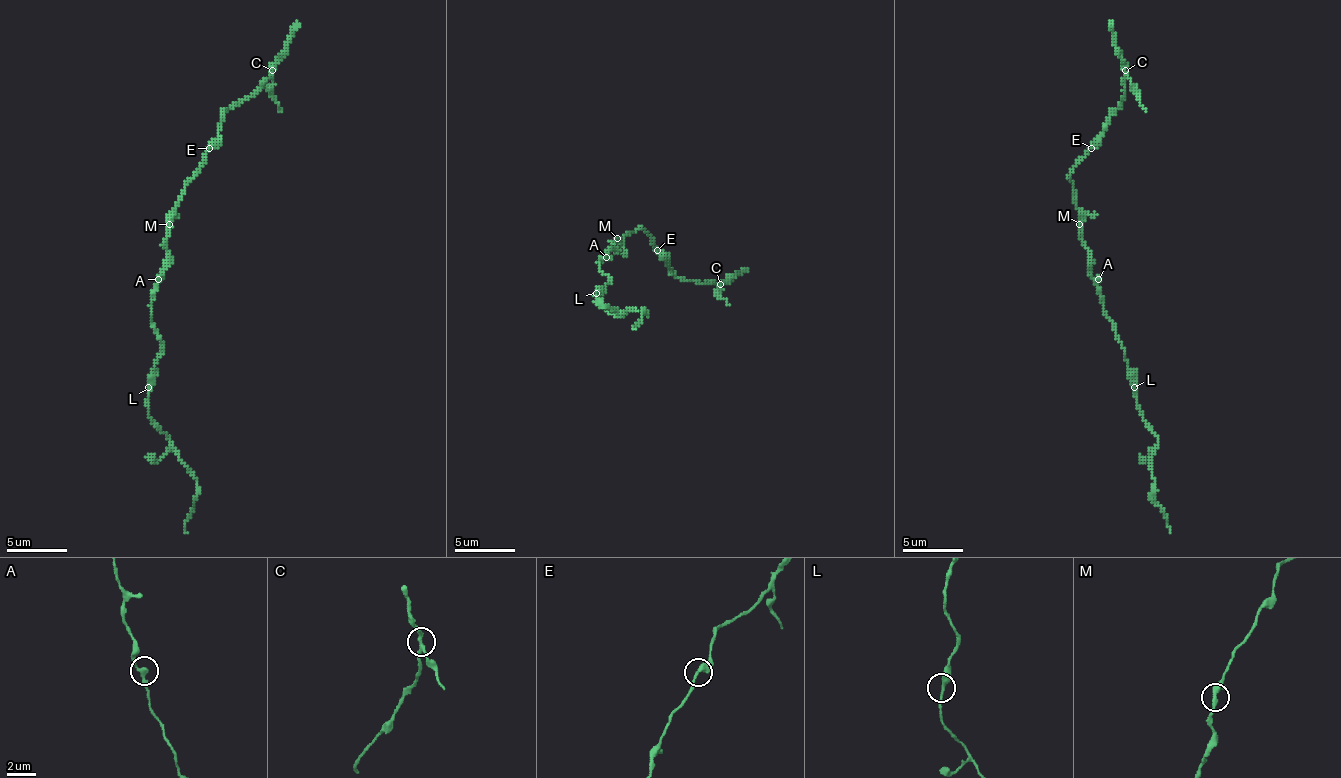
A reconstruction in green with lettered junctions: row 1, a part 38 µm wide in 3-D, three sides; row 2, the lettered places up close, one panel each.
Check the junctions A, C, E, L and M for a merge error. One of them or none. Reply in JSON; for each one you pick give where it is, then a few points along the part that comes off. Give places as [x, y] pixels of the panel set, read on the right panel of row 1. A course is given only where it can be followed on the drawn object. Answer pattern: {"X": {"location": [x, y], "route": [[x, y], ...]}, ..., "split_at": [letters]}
{"C": {"location": [1125, 70], "route": [[1125, 69], [1137, 100], [1146, 112]]}, "split_at": ["C"]}

